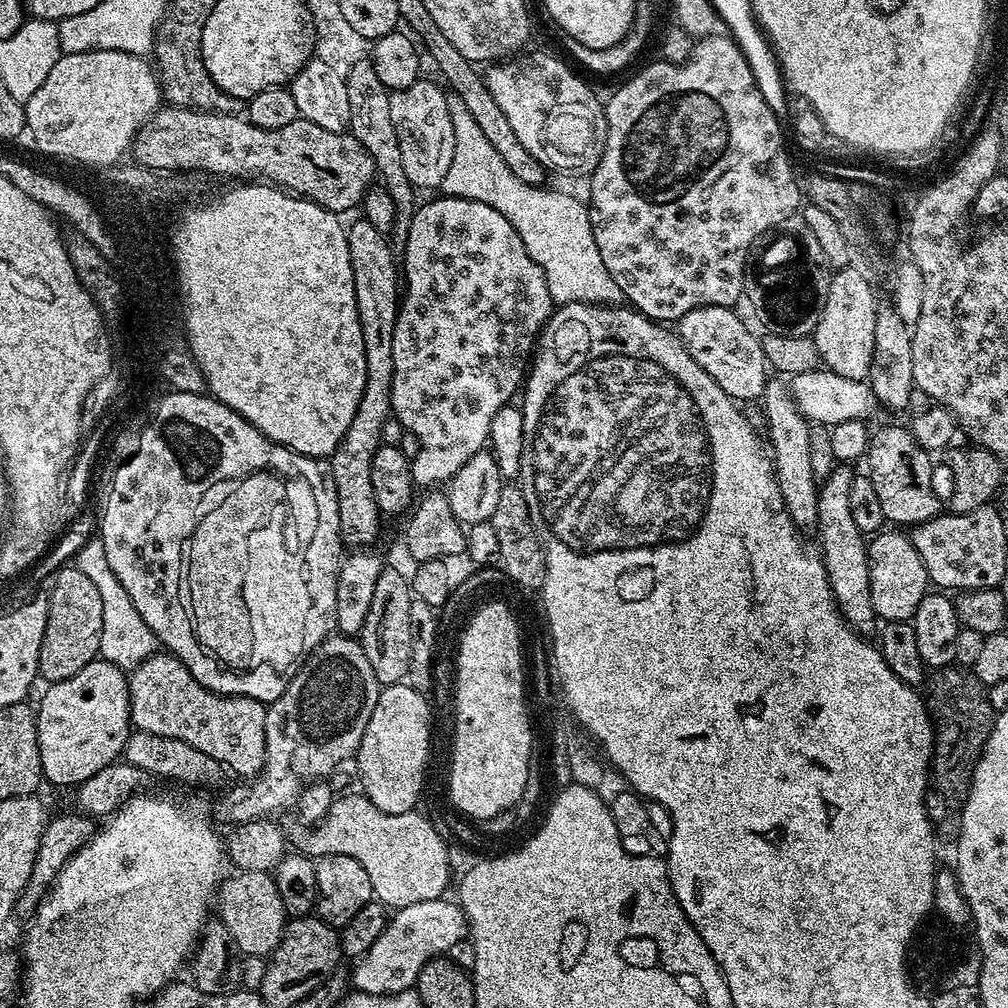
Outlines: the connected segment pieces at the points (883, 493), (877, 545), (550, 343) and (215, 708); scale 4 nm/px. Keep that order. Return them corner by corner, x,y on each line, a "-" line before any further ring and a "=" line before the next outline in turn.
888,424
871,433
868,441
866,475
874,482
874,490
878,493
878,503
882,505
885,521
892,526
915,526
933,520
941,515
942,500
936,497
932,489
932,460
927,451
916,444
911,431
907,427
899,428
896,424
=
881,530
867,541
869,590
873,610
881,621
911,621
918,602
929,591
928,571
911,539
900,530
=
586,303
559,305
538,337
526,380
540,380
540,388
544,388
548,396
555,396
560,372
564,372
564,380
570,380
596,367
597,363
608,365
612,359
628,360
627,354
620,352
620,340
632,340
632,336
636,336
636,340
652,340
652,344
664,344
668,352
672,352
672,348
684,348
671,327
644,316
631,306
620,307
=
164,650
131,669
127,682
128,715
139,731
178,738
178,742
186,742
194,746
194,750
210,754
210,758
224,765
229,773
237,772
247,778
259,776
264,768
264,727
268,713
262,702
206,691
178,657

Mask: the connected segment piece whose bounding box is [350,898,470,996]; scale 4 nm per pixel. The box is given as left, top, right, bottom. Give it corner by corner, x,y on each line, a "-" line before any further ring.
448,898
414,902
414,906
395,909
378,942
374,942
367,954
355,961
356,969
350,972
351,987
358,992
379,996
394,996
398,992
409,991
426,962
448,953
450,946
465,939
469,932
464,911
459,903
452,901
451,904

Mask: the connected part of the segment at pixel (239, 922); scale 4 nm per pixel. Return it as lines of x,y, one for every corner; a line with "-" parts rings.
237,871
218,888
218,918
230,930
231,943
248,956
267,958
280,944
286,927
284,903
278,894
275,879
267,872

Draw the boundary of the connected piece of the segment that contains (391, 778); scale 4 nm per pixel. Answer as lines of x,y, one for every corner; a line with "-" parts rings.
406,682
383,685
378,702
374,702
374,714
370,714
370,722
366,722
366,734
362,734
362,742
354,757
356,772
360,775
359,791
374,802
378,810
386,810
386,814
413,811
424,792
424,771
428,768
428,751
432,748
432,708
428,699
425,693
414,690

